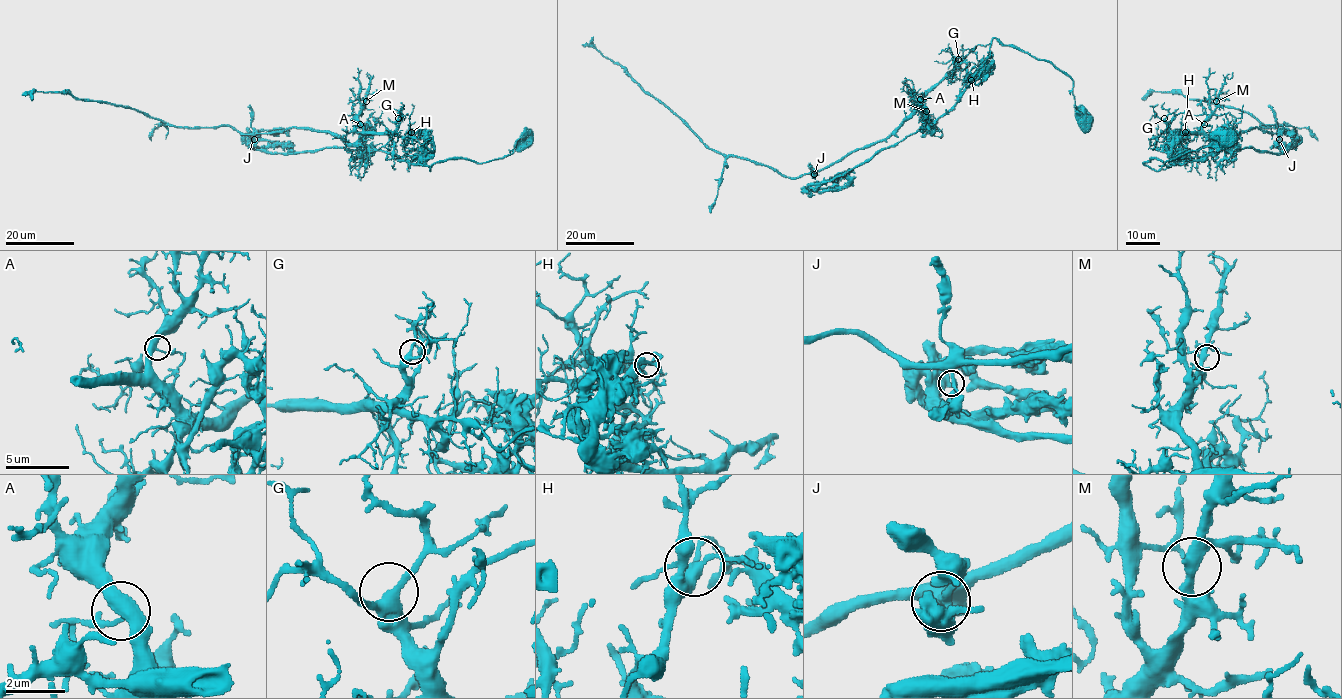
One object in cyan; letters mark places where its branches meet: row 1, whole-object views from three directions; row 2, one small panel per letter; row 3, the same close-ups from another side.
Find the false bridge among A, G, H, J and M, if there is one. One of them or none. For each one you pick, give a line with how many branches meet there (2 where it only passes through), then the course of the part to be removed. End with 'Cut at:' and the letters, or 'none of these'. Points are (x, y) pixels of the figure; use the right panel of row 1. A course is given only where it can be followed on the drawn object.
H: 3 branches meet; foreign part runs (1185, 132), (1168, 140), (1204, 134), (1224, 143), (1248, 129), (1282, 127), (1180, 93), (1149, 95)
Cut at: H

